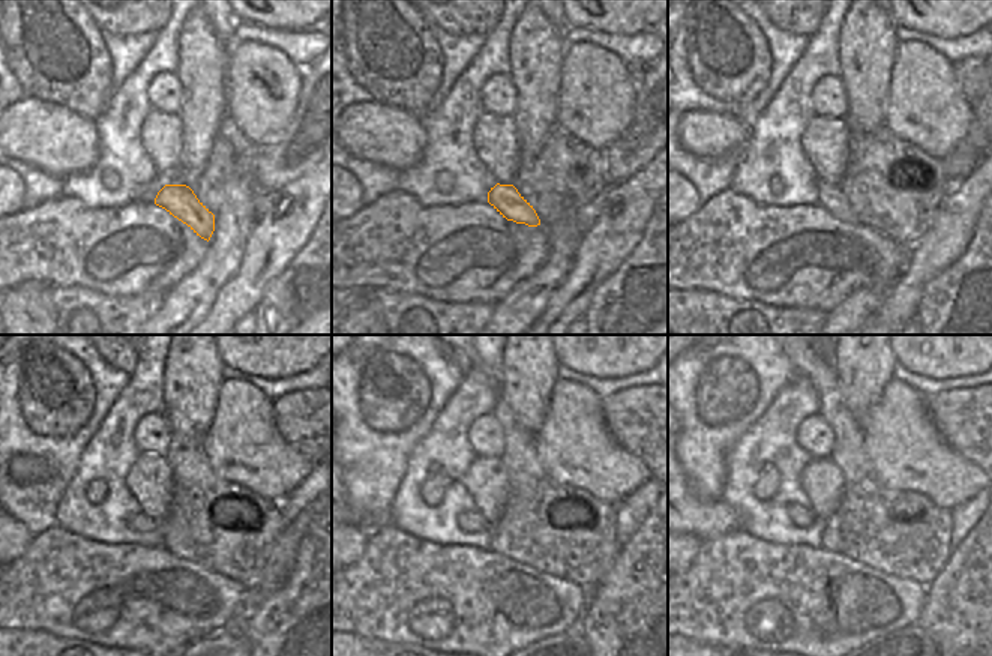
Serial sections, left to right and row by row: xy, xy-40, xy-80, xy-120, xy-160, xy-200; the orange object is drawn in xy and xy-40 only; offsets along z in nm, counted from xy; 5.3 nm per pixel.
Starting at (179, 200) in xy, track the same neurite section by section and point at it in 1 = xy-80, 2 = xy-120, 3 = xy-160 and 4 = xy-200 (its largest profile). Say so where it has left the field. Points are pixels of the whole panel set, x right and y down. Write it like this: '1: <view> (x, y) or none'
1: xy-80 (830, 195)
2: xy-120 (140, 523)
3: xy-160 (468, 521)
4: xy-200 (800, 517)

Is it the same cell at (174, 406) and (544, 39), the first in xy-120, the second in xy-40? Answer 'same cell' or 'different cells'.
same cell

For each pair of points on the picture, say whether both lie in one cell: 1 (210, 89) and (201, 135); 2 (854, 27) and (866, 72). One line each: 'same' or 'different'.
1: same
2: same

